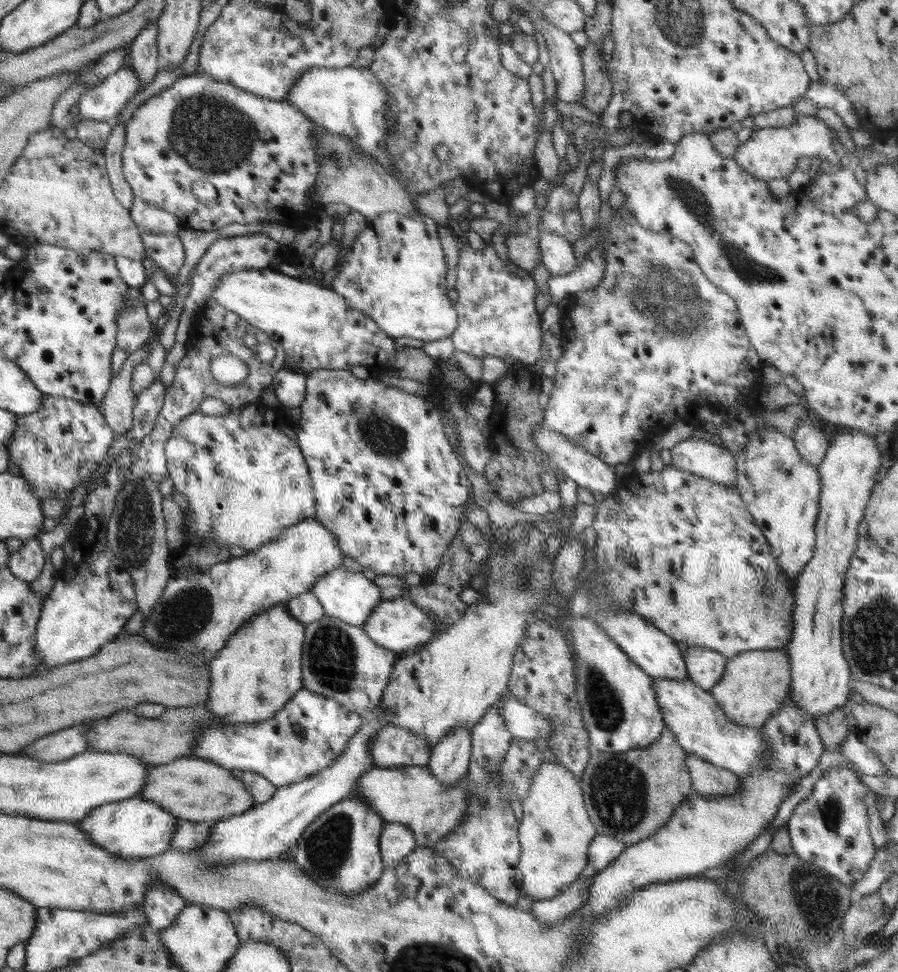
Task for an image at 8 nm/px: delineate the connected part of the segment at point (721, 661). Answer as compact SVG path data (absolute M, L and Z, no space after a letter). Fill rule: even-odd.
M708 647L685 648L683 657L688 678L707 691L718 684L729 659Z

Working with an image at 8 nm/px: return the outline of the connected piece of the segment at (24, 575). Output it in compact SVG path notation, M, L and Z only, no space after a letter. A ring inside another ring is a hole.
M29 538L20 549L10 555L8 567L14 575L30 583L36 581L44 568L45 554L36 538Z

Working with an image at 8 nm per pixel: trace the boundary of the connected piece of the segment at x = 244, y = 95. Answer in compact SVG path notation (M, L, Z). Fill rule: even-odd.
M196 71L144 102L125 126L125 145L121 154L124 179L135 196L178 216L182 229L210 232L234 223L273 222L294 225L300 231L319 219L323 206L316 205L310 195L320 166L316 159L316 137L312 137L316 124L284 100L263 98ZM196 180L206 180L216 186L218 204L200 204L196 200L192 194L192 184Z

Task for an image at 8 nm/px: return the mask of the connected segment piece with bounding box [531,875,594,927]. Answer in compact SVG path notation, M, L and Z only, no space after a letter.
M594 875L584 881L581 879L575 880L554 898L534 901L531 906L531 914L537 920L546 924L547 927L550 924L557 924L565 920L584 904L584 900L588 898L592 882L594 882Z

